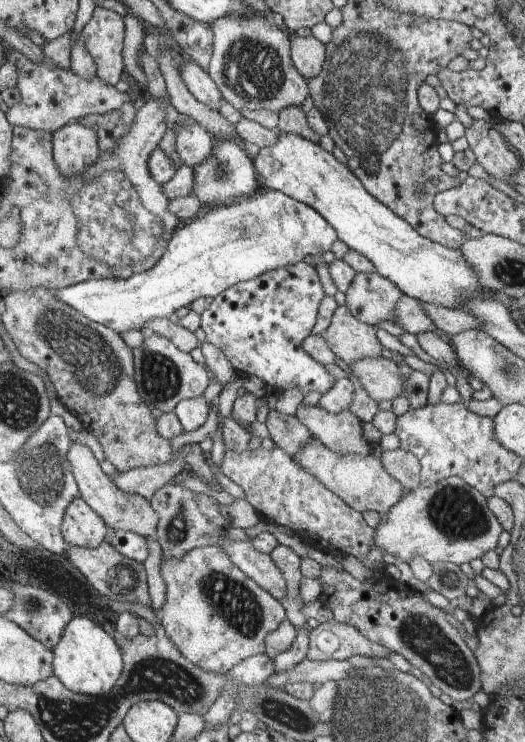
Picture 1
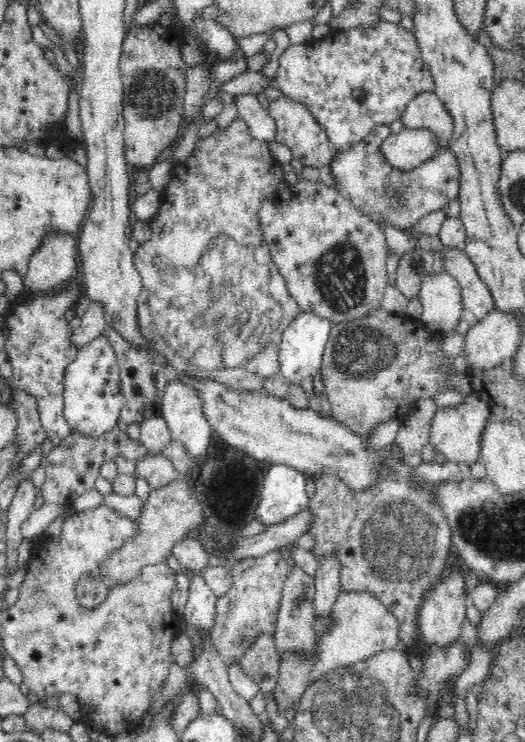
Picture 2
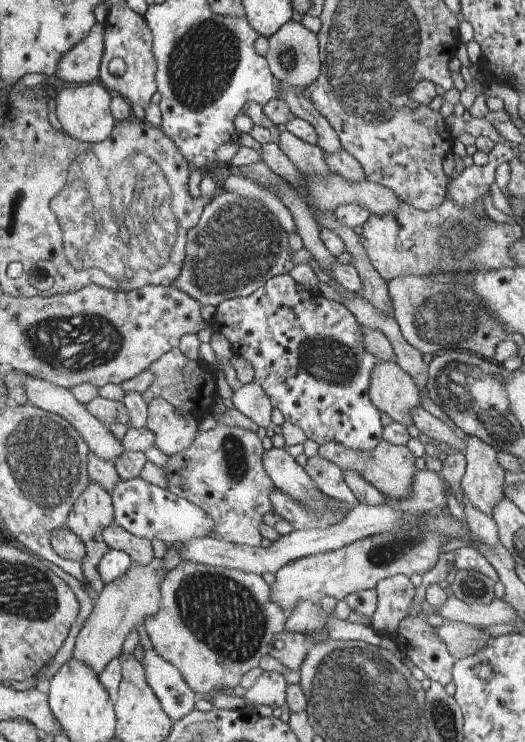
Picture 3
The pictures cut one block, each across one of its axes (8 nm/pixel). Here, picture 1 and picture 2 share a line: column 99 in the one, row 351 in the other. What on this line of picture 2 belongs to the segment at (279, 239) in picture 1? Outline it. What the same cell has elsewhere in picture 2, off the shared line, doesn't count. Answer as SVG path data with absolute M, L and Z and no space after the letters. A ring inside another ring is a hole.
M301 311L284 329L279 344L279 372L289 385L300 385L307 393L313 390L314 375L321 369L321 359L332 325L327 318Z

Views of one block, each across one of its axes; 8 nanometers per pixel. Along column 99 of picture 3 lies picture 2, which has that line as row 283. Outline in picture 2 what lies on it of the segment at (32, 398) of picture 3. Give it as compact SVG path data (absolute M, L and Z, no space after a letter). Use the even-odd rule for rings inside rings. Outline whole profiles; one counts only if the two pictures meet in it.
M445 271L424 274L420 284L422 314L419 319L426 330L448 332L455 330L461 318L468 315L462 304L460 286Z

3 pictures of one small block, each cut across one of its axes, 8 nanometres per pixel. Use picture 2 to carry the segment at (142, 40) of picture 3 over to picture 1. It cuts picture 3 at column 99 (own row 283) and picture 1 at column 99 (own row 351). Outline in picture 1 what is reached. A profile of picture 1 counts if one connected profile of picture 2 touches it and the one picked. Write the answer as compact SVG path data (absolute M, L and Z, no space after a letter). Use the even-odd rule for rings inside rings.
M100 3L82 30L85 44L96 61L97 76L106 84L115 85L125 76L122 56L125 27L122 15Z

